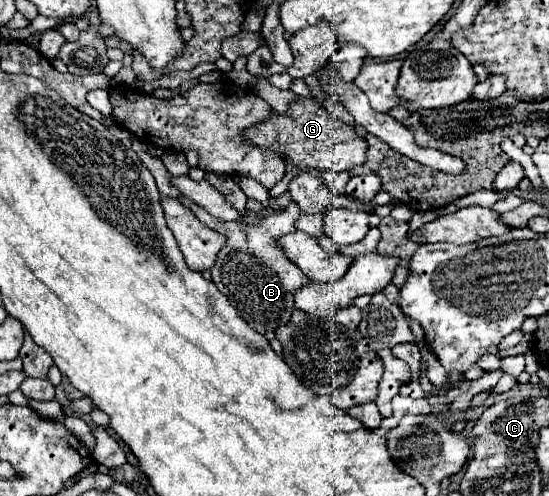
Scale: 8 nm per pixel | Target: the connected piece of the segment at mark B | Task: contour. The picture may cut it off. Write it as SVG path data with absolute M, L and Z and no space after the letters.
M182 197L180 199L184 207L188 207L206 227L226 235L228 243L224 245L224 249L218 253L218 259L212 267L212 281L216 283L216 287L228 297L230 305L238 311L238 315L248 321L248 325L258 331L258 333L266 333L266 331L274 331L280 325L288 323L288 317L294 309L294 291L308 285L308 277L288 259L288 255L284 253L284 249L278 245L280 237L294 233L296 227L294 223L300 219L302 211L298 209L296 203L290 203L284 211L274 213L274 215L266 215L262 217L256 225L246 225L242 221L220 221L216 217L212 217L204 207L200 207L198 203L194 203L192 199Z

